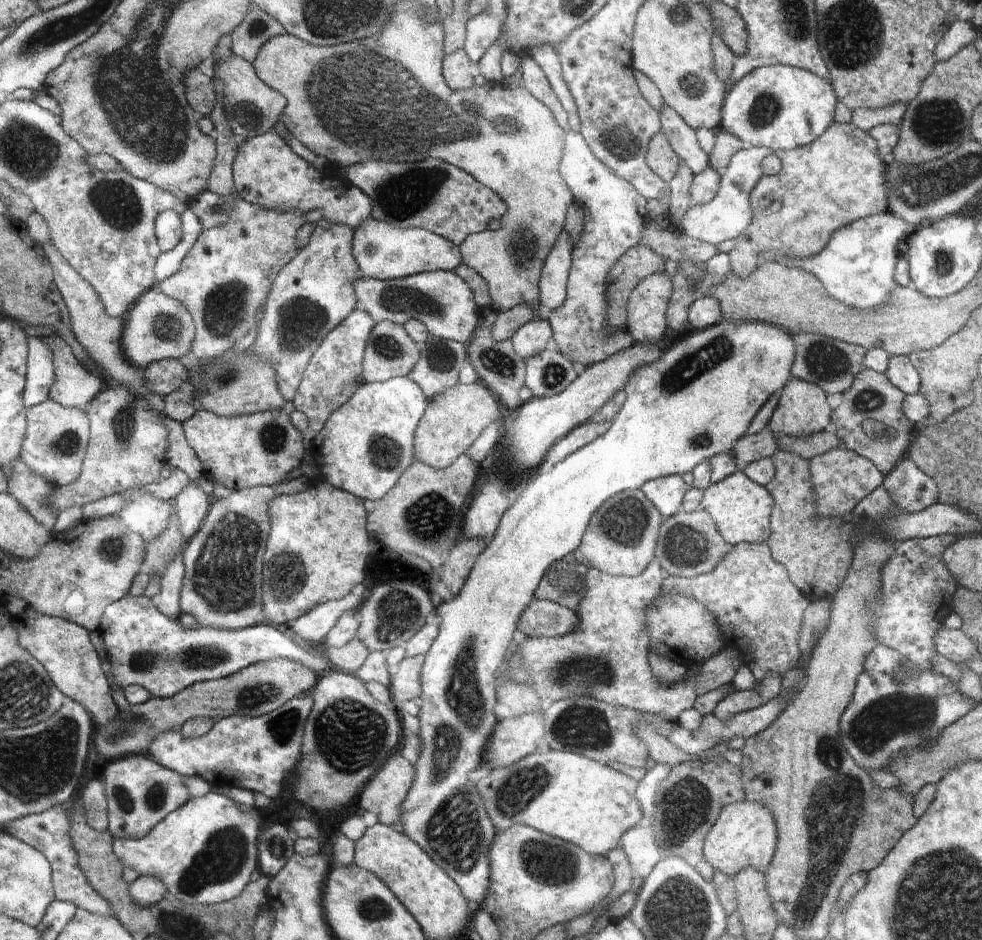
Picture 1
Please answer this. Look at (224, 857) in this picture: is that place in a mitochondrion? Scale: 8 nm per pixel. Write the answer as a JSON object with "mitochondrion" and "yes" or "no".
{"mitochondrion":"yes"}

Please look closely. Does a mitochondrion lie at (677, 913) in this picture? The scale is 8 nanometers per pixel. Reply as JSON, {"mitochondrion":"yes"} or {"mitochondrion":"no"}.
{"mitochondrion":"yes"}

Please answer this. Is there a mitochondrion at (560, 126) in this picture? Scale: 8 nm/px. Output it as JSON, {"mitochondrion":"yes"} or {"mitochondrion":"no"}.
{"mitochondrion":"no"}

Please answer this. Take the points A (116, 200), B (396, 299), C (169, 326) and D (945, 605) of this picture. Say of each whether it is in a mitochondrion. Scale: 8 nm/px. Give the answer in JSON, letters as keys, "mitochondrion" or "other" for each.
{"A":"mitochondrion","B":"mitochondrion","C":"mitochondrion","D":"other"}

